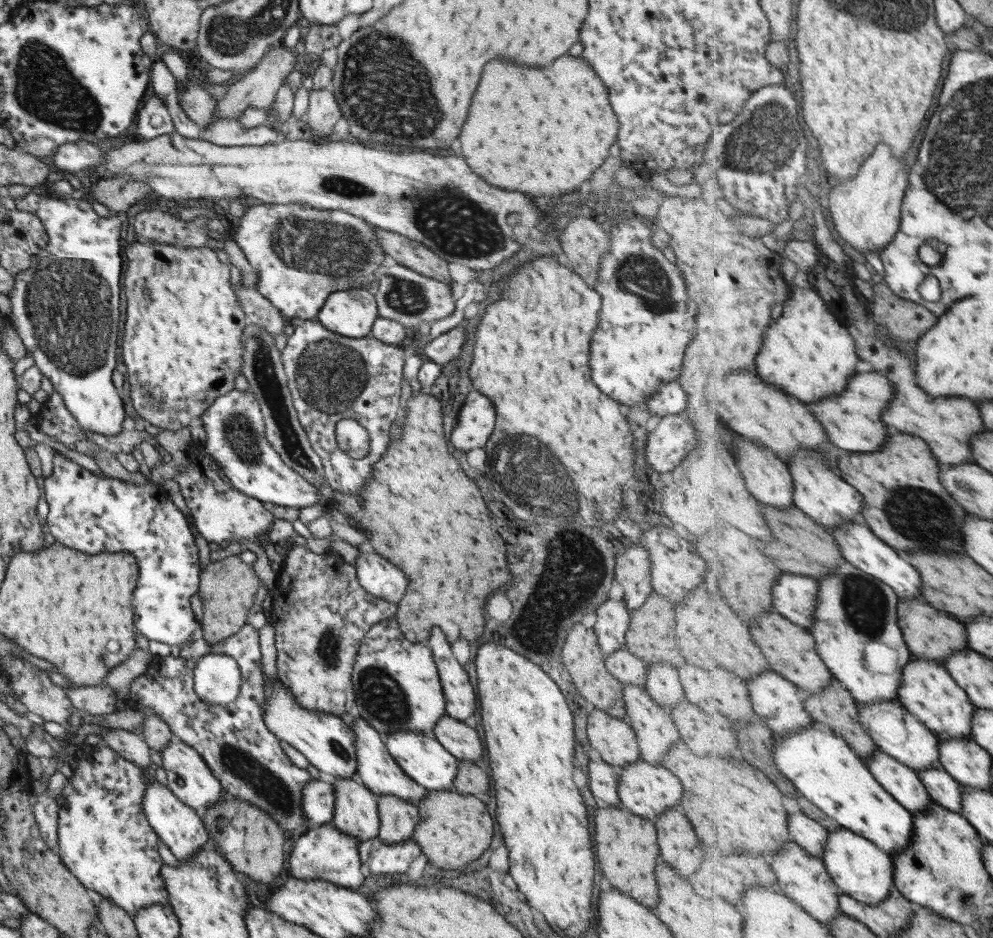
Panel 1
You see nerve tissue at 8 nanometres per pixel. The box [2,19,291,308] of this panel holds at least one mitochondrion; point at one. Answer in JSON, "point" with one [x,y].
{"point":[43,87]}

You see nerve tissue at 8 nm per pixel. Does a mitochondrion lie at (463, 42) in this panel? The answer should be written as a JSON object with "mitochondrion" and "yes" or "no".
{"mitochondrion":"no"}

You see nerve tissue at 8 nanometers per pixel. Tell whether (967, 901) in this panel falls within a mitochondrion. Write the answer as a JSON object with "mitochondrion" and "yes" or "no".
{"mitochondrion":"yes"}

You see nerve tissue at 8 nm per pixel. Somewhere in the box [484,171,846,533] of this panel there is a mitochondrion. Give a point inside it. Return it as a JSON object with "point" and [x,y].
{"point":[643,279]}

